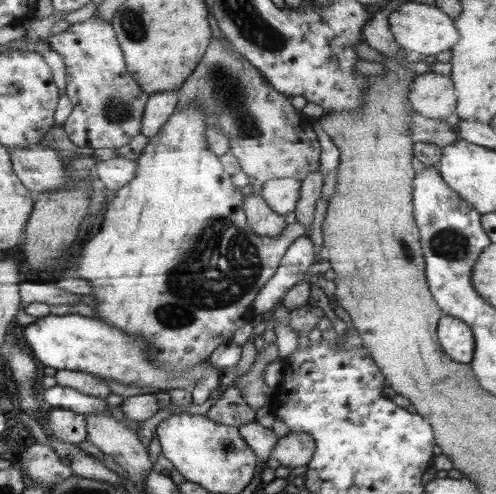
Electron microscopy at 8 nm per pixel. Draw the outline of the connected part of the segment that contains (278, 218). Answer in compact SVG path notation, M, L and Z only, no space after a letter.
M258 193L244 195L244 213L251 227L262 236L274 238L287 227L284 216L276 213Z

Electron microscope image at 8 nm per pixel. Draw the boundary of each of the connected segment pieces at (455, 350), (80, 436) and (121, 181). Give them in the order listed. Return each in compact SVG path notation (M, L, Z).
M445 314L439 320L438 339L443 352L452 360L470 364L475 359L475 335L470 325L459 317Z
M50 409L44 429L48 430L48 436L70 444L88 440L86 416L72 409Z
M129 158L98 159L95 164L95 173L103 188L112 194L131 182L135 177L136 167L136 161Z

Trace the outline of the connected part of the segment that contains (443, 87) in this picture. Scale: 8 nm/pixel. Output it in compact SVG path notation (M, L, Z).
M433 71L417 75L408 96L415 112L428 119L442 121L458 110L454 82L448 75Z

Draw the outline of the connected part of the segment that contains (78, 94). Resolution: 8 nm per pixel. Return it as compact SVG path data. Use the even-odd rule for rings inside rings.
M93 15L84 22L72 23L62 33L51 34L46 40L63 56L66 65L65 94L74 108L63 128L72 143L80 148L116 150L140 135L150 94L144 92L127 68L111 23Z

